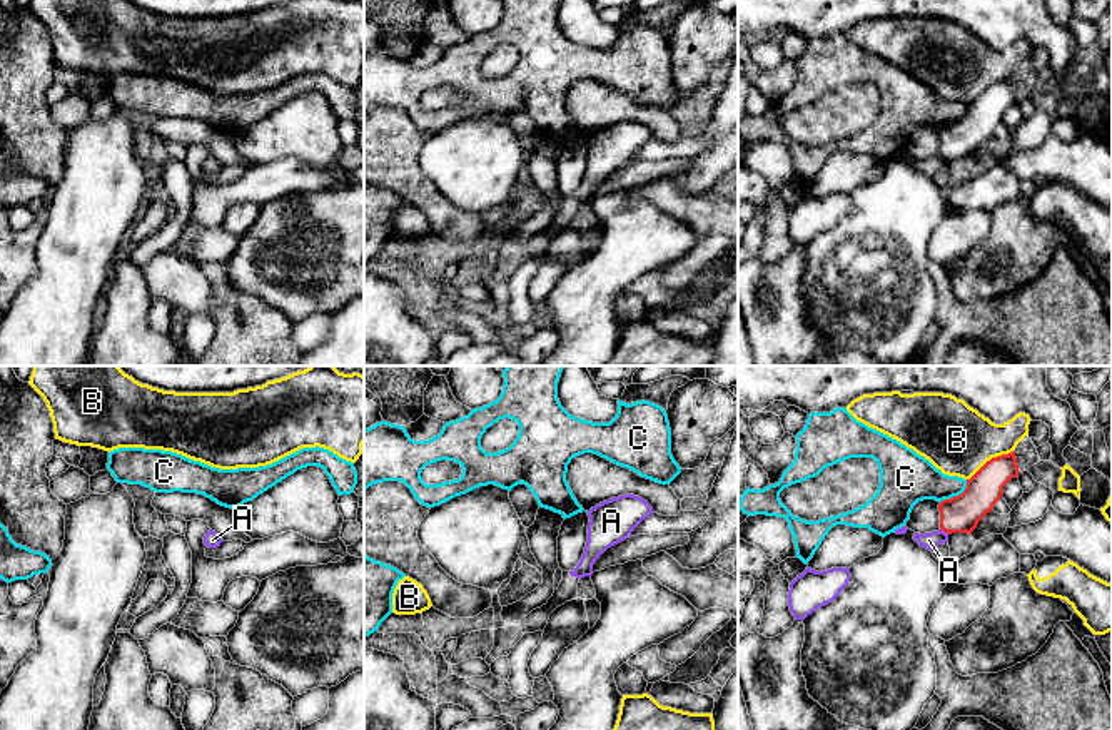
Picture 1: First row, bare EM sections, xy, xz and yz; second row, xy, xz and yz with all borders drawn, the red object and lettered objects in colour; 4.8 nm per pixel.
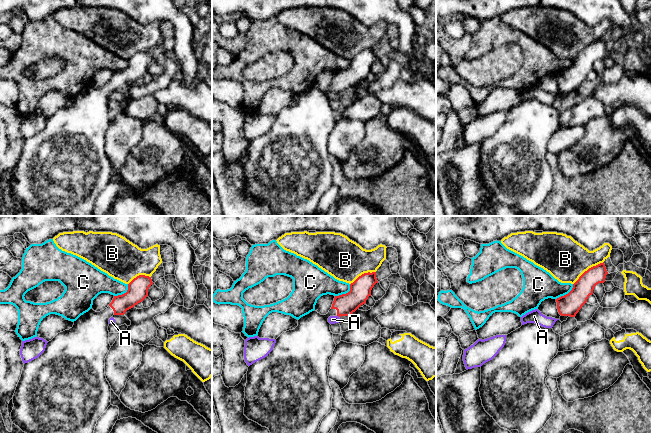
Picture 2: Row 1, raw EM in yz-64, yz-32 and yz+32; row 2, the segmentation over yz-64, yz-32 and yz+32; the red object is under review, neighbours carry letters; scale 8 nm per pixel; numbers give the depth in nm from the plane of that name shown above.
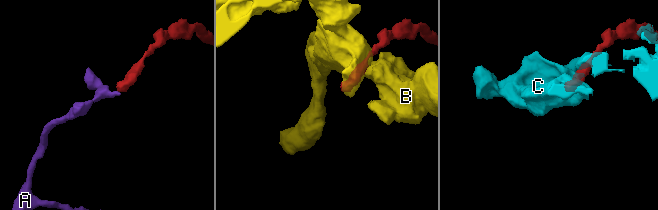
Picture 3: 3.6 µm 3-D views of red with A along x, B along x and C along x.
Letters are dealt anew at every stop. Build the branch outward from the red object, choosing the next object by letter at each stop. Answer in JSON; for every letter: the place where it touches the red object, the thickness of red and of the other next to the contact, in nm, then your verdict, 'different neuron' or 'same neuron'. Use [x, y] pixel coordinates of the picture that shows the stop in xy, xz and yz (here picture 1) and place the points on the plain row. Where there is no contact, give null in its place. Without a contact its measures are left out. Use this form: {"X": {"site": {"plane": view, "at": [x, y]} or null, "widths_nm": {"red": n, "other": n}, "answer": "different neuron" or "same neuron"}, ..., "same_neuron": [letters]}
{"A": {"site": {"plane": "yz", "at": [945, 157]}, "widths_nm": {"red": 180, "other": 80}, "answer": "different neuron"}, "B": {"site": {"plane": "yz", "at": [992, 84]}, "widths_nm": {"red": 170, "other": 340}, "answer": "different neuron"}, "C": {"site": {"plane": "yz", "at": [955, 122]}, "widths_nm": {"red": 180, "other": 260}, "answer": "different neuron"}, "same_neuron": []}

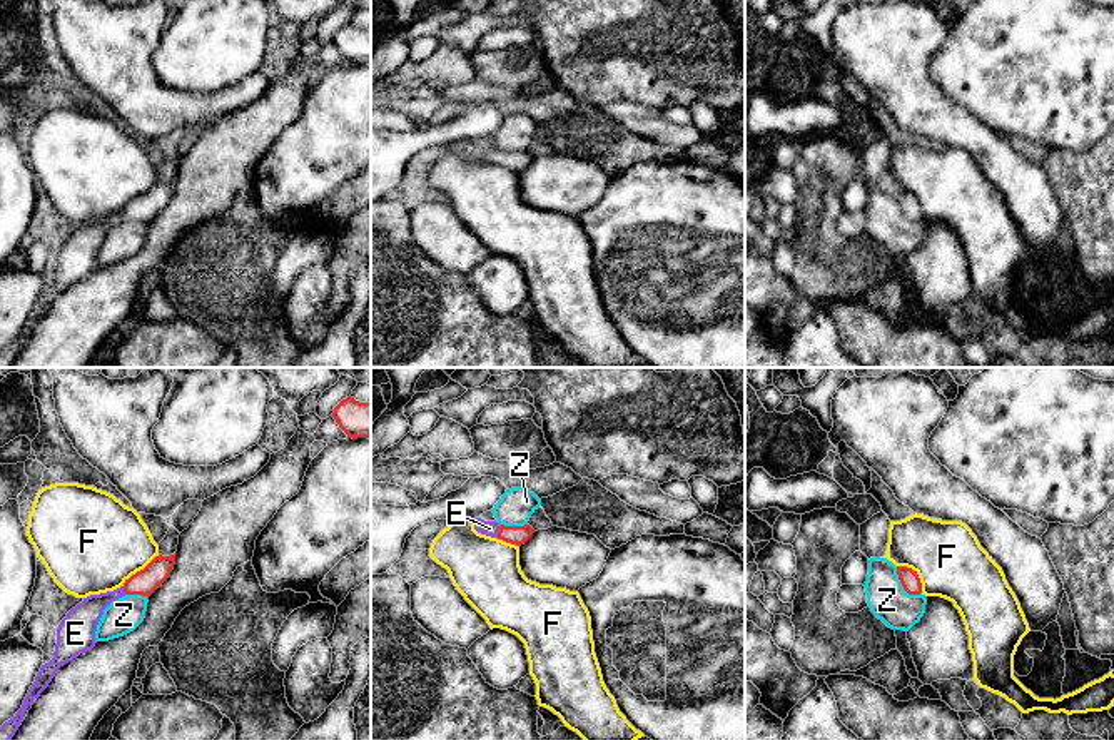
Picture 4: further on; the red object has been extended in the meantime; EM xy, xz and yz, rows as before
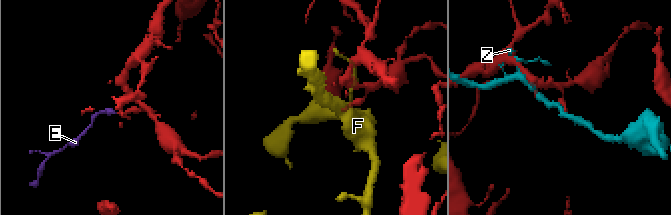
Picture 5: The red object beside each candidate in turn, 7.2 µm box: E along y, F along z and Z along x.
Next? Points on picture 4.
{"E": {"site": {"plane": "xz", "at": [498, 157]}, "widths_nm": {"red": 100, "other": 80}, "answer": "same neuron"}, "F": {"site": {"plane": "xy", "at": [141, 196]}, "widths_nm": {"red": 120, "other": 440}, "answer": "different neuron"}, "Z": {"site": {"plane": "yz", "at": [902, 211]}, "widths_nm": {"red": 90, "other": 190}, "answer": "different neuron"}, "same_neuron": ["E"]}

